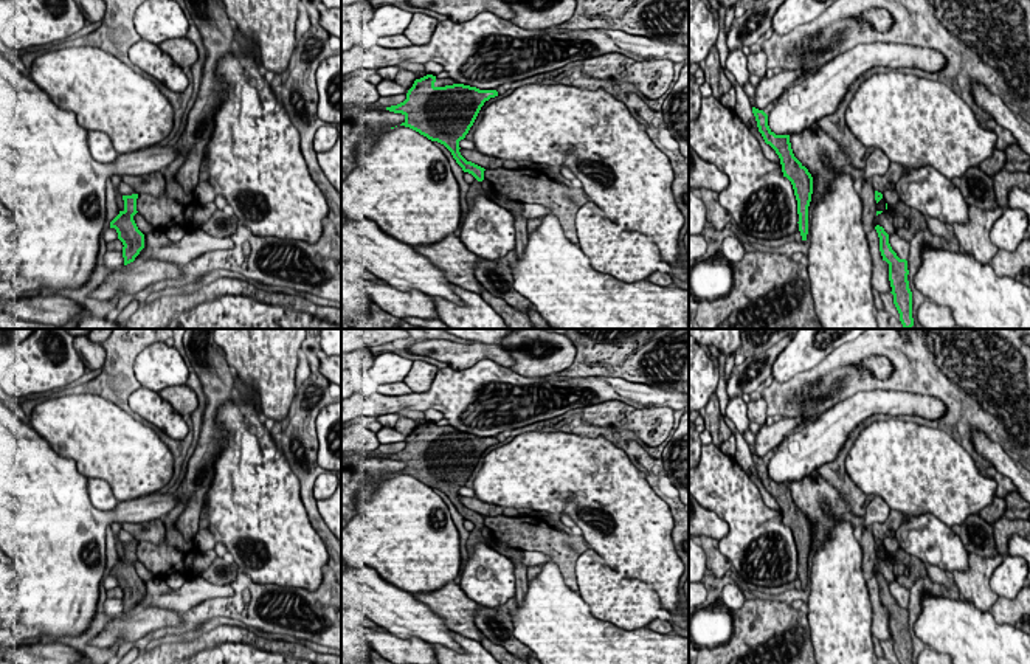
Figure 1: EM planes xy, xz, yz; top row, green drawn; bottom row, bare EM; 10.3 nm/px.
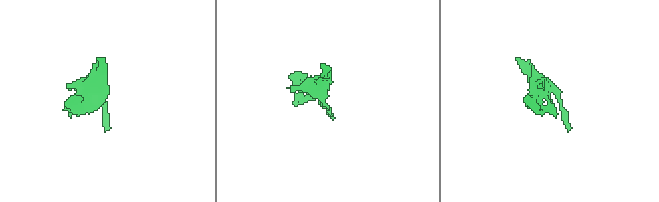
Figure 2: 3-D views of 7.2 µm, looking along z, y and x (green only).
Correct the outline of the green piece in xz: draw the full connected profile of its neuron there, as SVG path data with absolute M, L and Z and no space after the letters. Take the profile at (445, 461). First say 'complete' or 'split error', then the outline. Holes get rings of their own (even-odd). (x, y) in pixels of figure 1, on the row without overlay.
complete; M433 422L416 427L406 447L386 455L386 458L405 464L400 473L444 492L464 520L482 529L486 517L461 503L459 489L468 481L484 450L498 444L498 439L464 431L436 434L434 430L436 424Z

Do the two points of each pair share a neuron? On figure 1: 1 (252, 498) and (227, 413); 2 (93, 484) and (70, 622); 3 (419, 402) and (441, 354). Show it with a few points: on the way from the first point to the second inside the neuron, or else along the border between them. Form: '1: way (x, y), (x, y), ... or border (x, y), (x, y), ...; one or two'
1: way (250, 477), (250, 444), (247, 435); one
2: border (87, 478), (89, 500), (100, 509), (112, 511); two
3: border (484, 359), (461, 370), (449, 366); two

